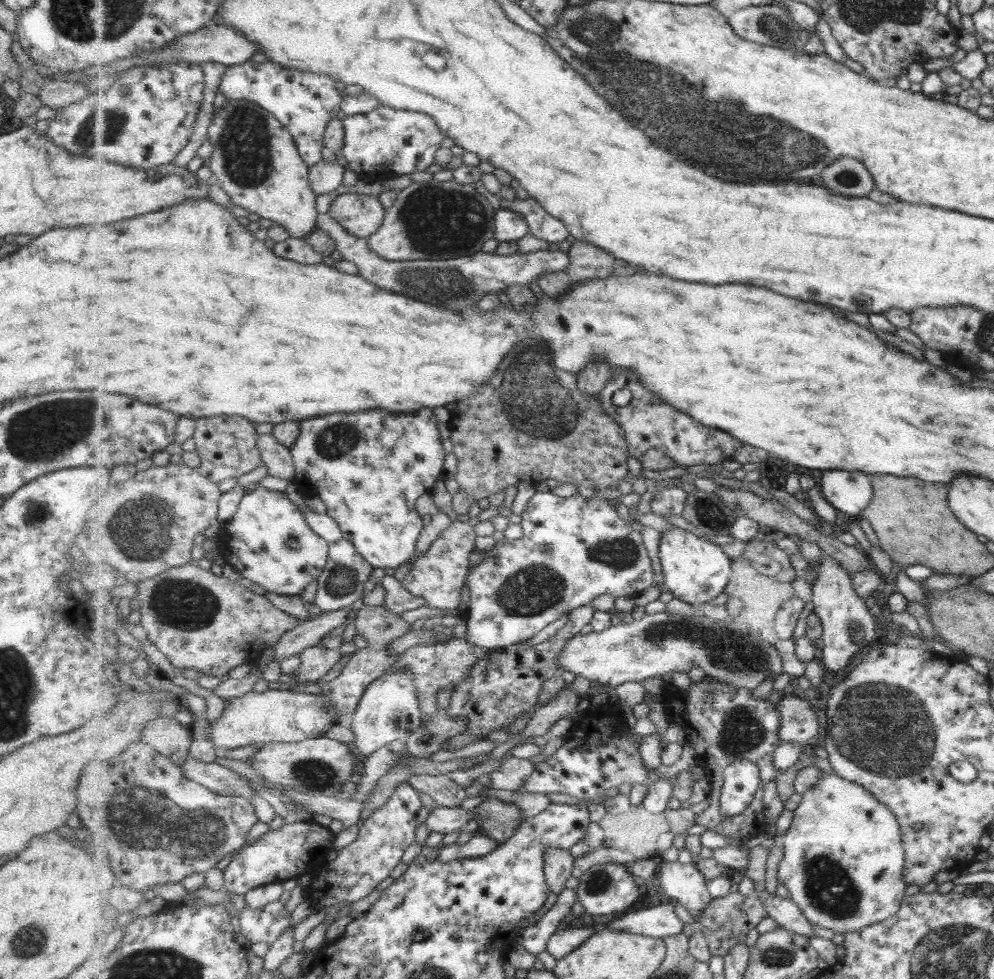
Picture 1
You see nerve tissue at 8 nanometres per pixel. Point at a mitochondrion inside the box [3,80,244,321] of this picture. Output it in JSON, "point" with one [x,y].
{"point":[105,127]}

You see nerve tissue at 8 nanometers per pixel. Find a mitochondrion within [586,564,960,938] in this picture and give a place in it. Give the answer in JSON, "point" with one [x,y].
{"point":[886,730]}

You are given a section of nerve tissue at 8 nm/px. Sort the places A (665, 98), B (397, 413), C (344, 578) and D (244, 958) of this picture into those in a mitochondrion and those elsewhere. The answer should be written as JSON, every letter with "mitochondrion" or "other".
{"A":"mitochondrion","B":"other","C":"mitochondrion","D":"other"}

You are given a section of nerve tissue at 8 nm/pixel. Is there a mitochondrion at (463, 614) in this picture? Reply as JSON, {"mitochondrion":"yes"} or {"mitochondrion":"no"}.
{"mitochondrion":"no"}

